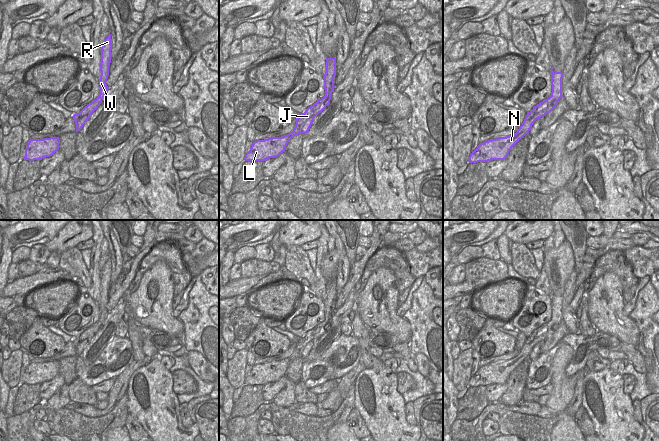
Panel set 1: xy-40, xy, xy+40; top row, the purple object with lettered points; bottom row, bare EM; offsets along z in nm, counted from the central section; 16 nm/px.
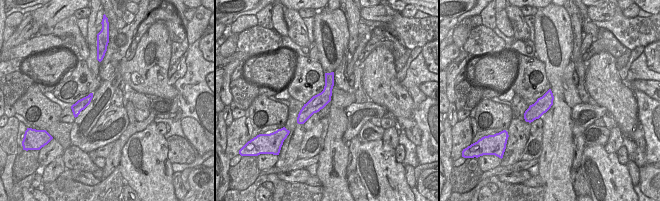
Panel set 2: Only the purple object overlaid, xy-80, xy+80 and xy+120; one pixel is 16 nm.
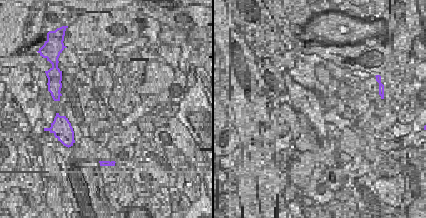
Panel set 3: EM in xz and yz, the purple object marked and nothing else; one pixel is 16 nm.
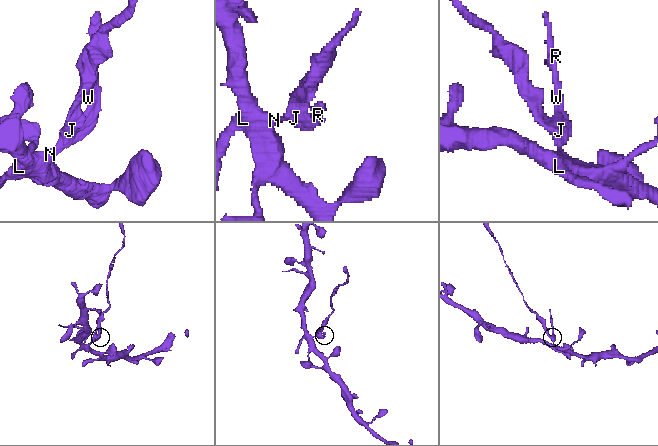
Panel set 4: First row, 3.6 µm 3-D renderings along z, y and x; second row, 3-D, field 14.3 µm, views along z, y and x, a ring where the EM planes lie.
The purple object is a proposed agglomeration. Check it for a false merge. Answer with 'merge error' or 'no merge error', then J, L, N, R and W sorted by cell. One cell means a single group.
merge error; groups J R W / L N

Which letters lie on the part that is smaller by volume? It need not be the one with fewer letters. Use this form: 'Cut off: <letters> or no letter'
Cut off: J, R, W

